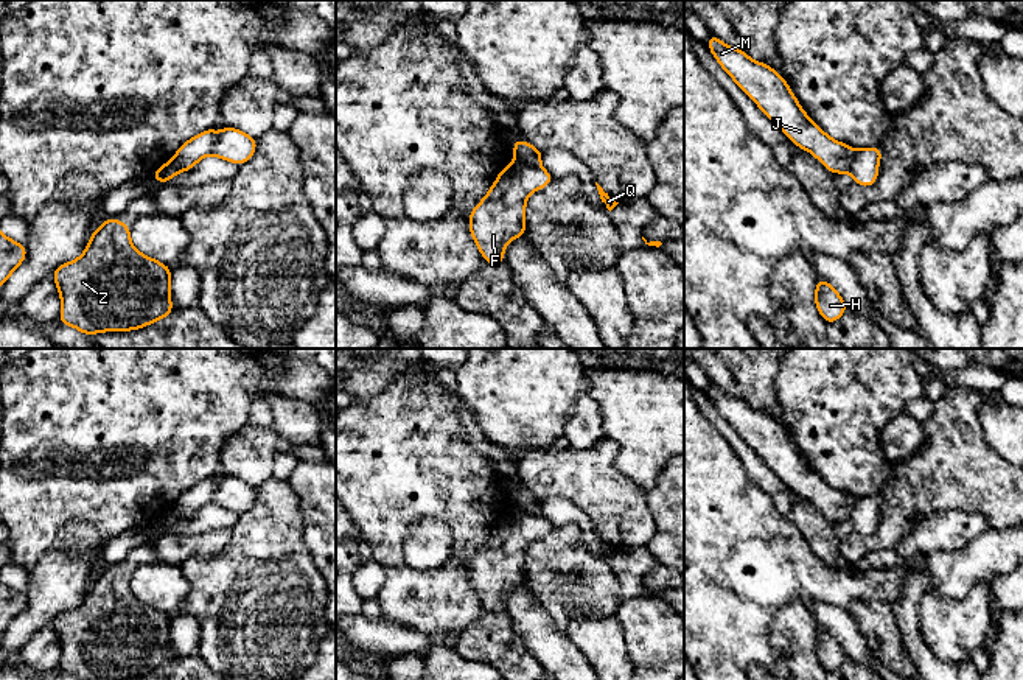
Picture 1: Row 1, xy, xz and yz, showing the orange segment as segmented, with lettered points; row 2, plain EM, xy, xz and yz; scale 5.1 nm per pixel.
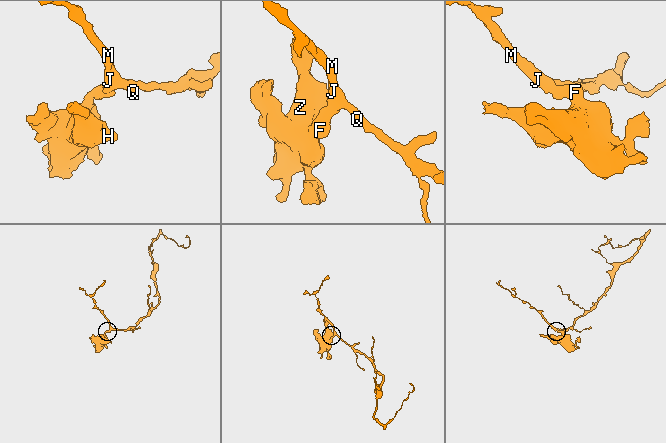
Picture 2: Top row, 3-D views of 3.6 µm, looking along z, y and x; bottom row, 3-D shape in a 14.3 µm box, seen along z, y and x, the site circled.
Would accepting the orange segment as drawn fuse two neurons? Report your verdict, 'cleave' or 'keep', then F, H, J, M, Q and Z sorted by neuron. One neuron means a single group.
cleave; groups F H Z / J M Q

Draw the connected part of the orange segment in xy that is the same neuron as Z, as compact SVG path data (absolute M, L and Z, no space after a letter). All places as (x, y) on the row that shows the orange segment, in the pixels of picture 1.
M117 218L95 229L82 255L58 266L53 280L62 303L59 321L87 336L138 330L176 311L171 307L171 268L138 252L131 243L131 229Z

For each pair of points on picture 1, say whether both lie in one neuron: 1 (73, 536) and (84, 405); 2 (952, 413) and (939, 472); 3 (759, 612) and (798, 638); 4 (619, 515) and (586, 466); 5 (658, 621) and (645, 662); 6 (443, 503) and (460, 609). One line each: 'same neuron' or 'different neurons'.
1: different neurons
2: same neuron
3: different neurons
4: same neuron
5: same neuron
6: same neuron

